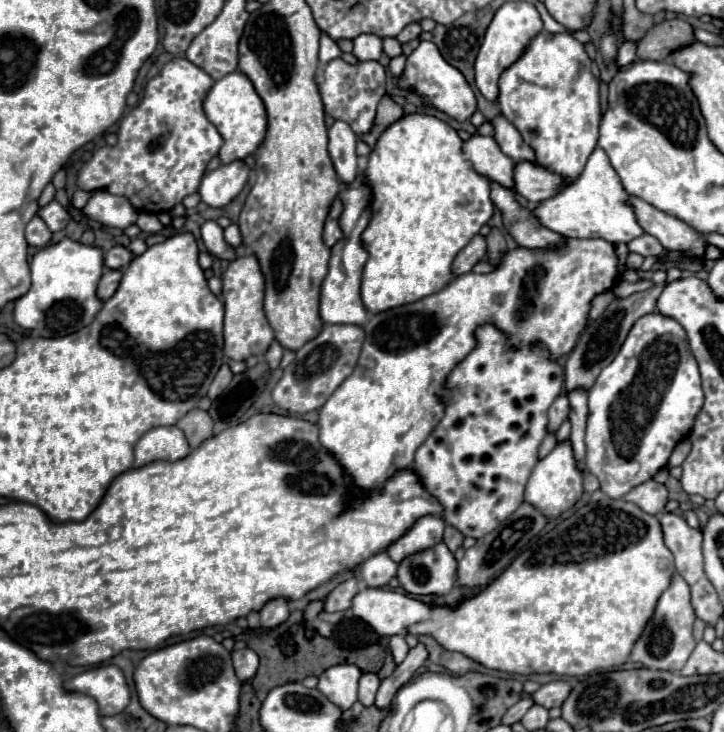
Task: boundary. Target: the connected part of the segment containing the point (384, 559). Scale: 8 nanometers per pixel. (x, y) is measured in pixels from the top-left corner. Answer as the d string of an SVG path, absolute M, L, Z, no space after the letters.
M380 551L372 557L368 557L362 565L360 565L360 573L366 581L368 587L384 587L388 585L388 581L396 575L398 565L386 555L386 551Z

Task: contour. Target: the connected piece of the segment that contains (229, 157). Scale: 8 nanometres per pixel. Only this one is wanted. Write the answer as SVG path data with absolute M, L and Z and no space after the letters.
M234 71L230 75L218 79L210 87L210 91L204 99L204 113L206 113L208 121L218 129L218 133L224 139L224 145L218 153L222 163L232 163L236 159L244 159L244 157L252 155L264 139L266 109L262 105L262 99L256 95L252 81L240 71Z

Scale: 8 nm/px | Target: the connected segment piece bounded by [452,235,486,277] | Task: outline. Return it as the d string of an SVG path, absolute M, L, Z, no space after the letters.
M476 235L454 259L454 265L452 265L452 275L464 275L464 273L470 273L472 267L482 261L486 257L486 239L482 235Z

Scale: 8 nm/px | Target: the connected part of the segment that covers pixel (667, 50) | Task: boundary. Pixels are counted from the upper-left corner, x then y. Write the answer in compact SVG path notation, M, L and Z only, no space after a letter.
M676 17L666 19L660 25L654 25L642 41L638 41L638 59L652 59L652 61L666 61L670 53L688 47L696 41L694 29L688 21Z

